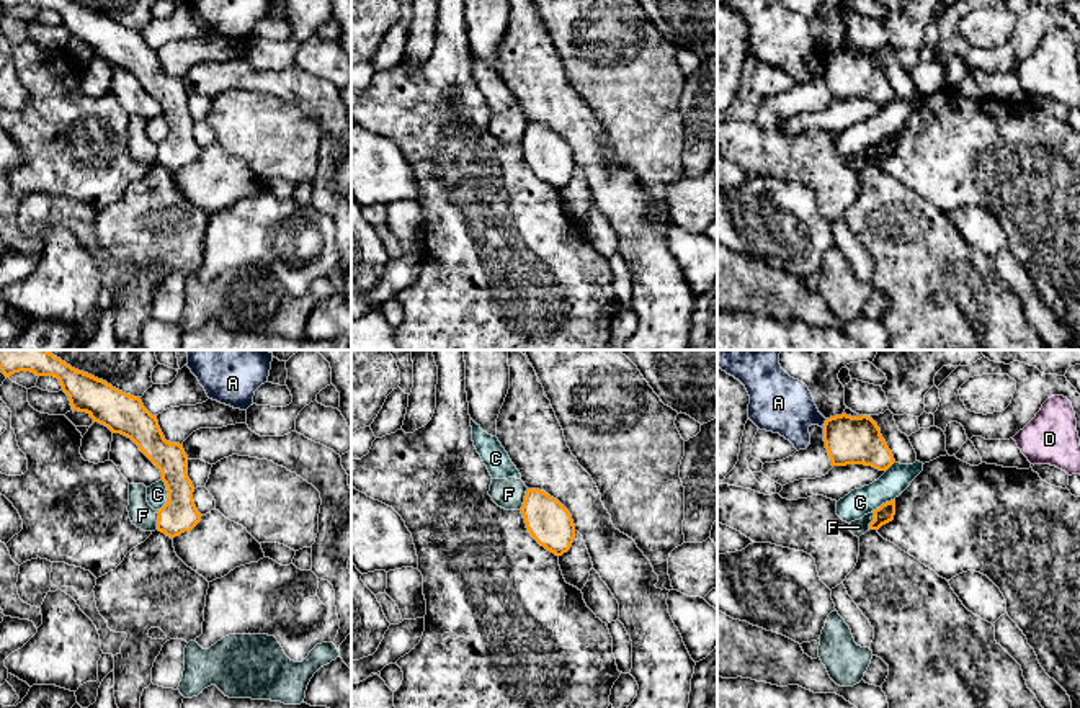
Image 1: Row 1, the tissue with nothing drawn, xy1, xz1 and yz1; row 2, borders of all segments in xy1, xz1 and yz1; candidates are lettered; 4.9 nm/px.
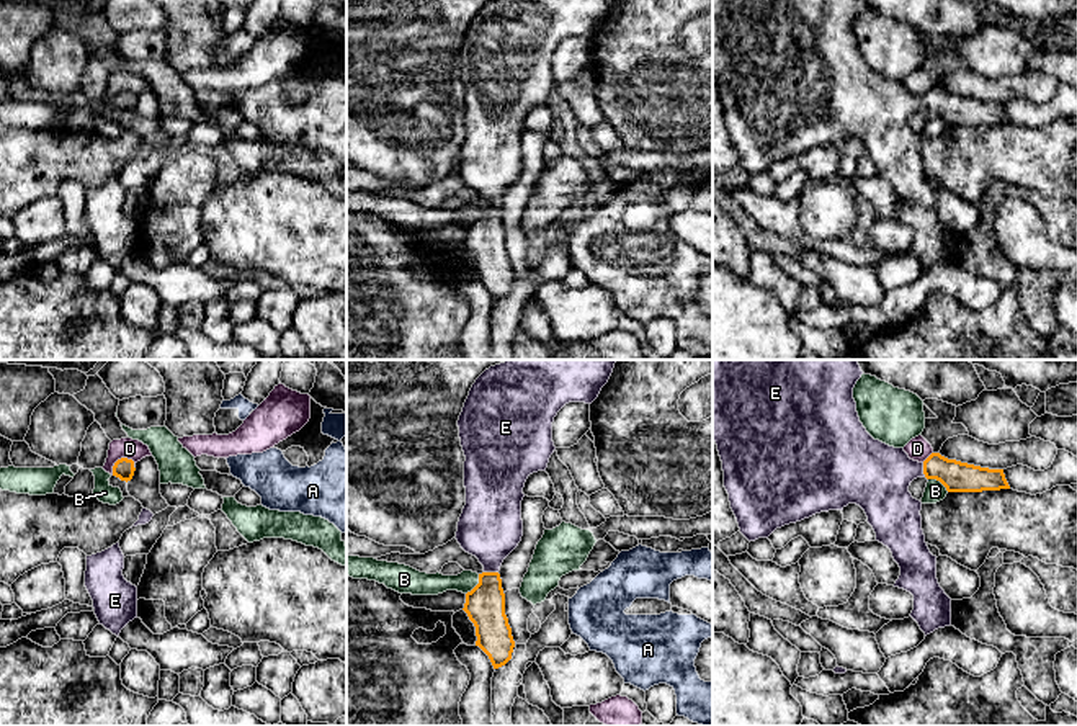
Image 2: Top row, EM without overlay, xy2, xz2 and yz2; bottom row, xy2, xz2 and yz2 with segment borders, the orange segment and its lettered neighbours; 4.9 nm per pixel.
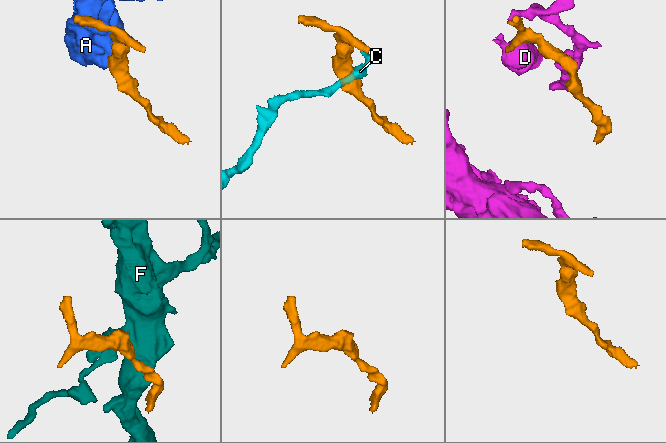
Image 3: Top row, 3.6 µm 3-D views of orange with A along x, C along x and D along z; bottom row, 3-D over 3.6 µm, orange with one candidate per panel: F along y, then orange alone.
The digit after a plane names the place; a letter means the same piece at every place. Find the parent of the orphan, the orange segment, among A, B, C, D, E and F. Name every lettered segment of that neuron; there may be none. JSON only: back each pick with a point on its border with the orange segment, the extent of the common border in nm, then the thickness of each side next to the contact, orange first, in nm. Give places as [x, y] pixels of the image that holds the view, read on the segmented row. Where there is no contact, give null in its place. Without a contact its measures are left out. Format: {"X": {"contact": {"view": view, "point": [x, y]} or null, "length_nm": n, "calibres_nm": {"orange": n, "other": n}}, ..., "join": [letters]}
{"E": {"contact": {"view": "xz2", "point": [491, 573]}, "length_nm": 70, "calibres_nm": {"orange": 190, "other": 320}}, "join": ["E"]}

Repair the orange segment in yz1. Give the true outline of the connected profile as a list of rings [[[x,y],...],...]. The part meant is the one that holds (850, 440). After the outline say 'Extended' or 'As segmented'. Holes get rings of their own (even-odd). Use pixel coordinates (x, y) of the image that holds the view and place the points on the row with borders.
[[[841,414],[827,419],[823,441],[832,466],[864,464],[886,471],[895,463],[881,428],[868,415]]]. As segmented

